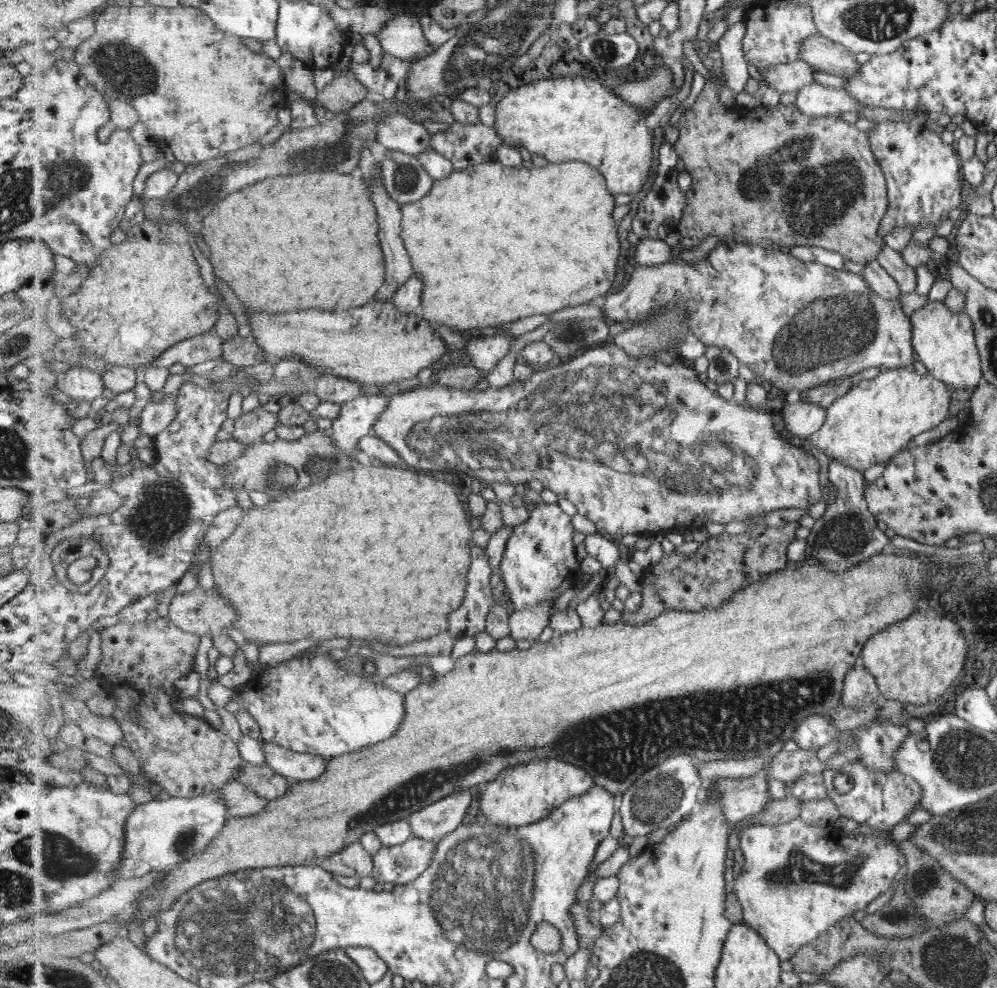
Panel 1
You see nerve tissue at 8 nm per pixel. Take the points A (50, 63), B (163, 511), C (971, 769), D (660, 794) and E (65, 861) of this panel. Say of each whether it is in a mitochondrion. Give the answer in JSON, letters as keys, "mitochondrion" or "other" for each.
{"A":"other","B":"mitochondrion","C":"mitochondrion","D":"mitochondrion","E":"mitochondrion"}

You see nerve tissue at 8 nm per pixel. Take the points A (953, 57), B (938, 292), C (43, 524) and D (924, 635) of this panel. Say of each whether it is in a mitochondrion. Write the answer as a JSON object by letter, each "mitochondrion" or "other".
{"A":"mitochondrion","B":"other","C":"other","D":"other"}

